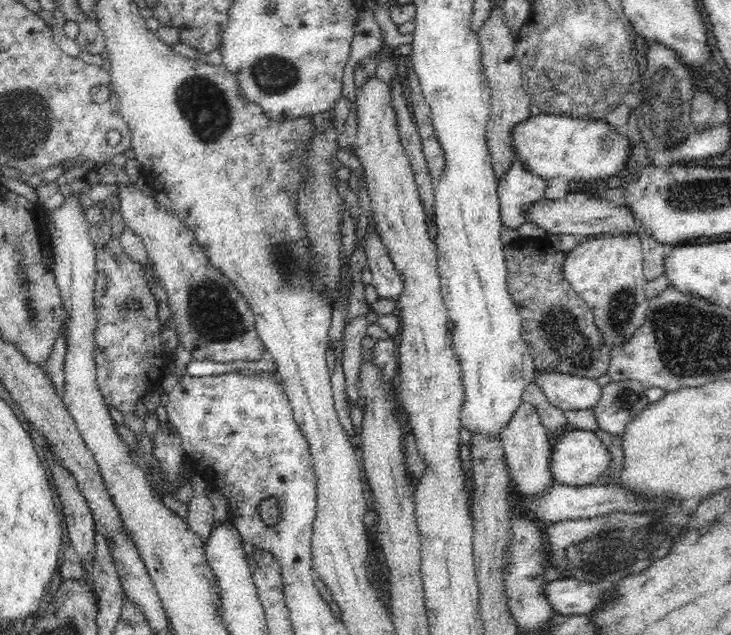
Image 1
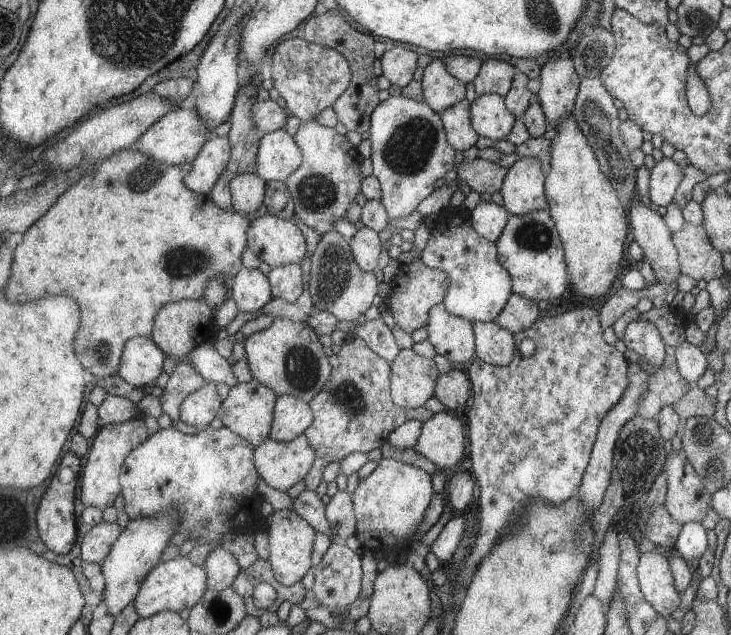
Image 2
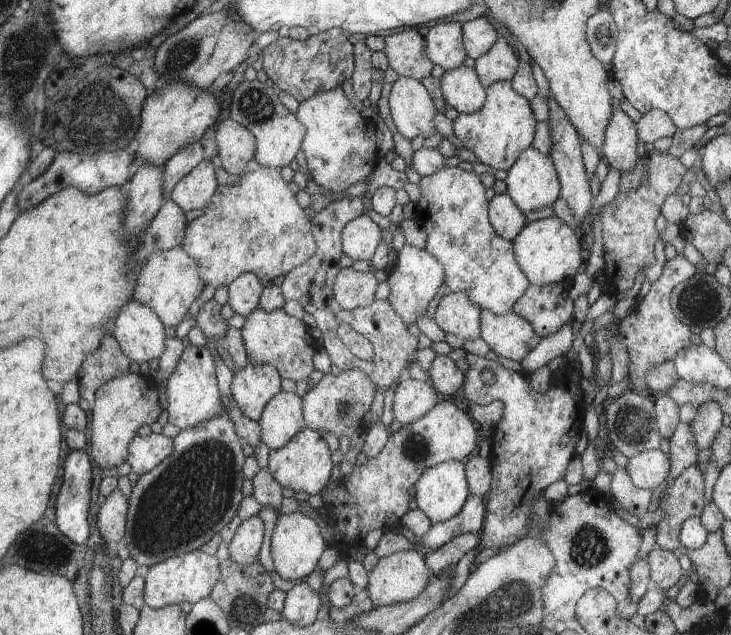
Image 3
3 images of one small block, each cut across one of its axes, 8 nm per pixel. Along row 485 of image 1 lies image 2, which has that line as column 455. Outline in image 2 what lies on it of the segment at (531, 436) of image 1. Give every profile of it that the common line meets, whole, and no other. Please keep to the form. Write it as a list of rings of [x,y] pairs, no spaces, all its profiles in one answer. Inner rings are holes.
[[[463,515],[451,518],[442,528],[442,531],[438,534],[438,537],[432,545],[429,546],[430,552],[432,552],[444,566],[450,563],[458,544],[460,544],[460,540],[462,540],[464,534],[466,534],[466,532],[464,532],[464,530],[466,530],[464,524],[466,524],[466,522],[464,522]]]

